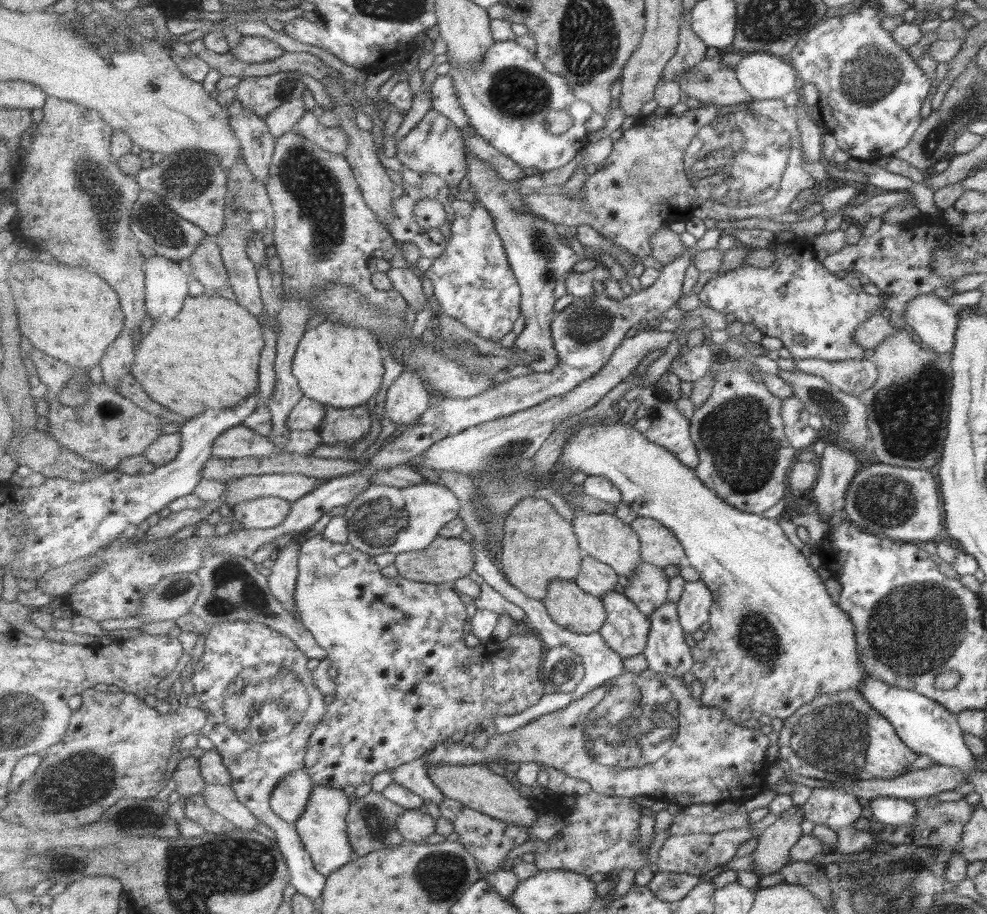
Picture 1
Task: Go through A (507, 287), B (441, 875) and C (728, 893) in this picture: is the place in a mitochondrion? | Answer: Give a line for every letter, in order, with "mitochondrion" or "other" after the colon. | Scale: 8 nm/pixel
A: other
B: mitochondrion
C: other

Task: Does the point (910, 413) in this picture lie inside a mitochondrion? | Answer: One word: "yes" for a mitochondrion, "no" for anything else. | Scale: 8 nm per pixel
yes

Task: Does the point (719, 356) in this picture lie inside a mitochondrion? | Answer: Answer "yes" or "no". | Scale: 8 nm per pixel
no

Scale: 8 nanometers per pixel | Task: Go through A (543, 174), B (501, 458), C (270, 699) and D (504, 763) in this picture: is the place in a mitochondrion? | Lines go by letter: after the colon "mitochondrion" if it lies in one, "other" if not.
A: other
B: mitochondrion
C: mitochondrion
D: other

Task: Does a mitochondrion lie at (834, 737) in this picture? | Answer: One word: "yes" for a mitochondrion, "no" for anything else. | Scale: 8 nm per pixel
yes

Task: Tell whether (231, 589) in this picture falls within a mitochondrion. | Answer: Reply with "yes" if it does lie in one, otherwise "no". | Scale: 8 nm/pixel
yes

